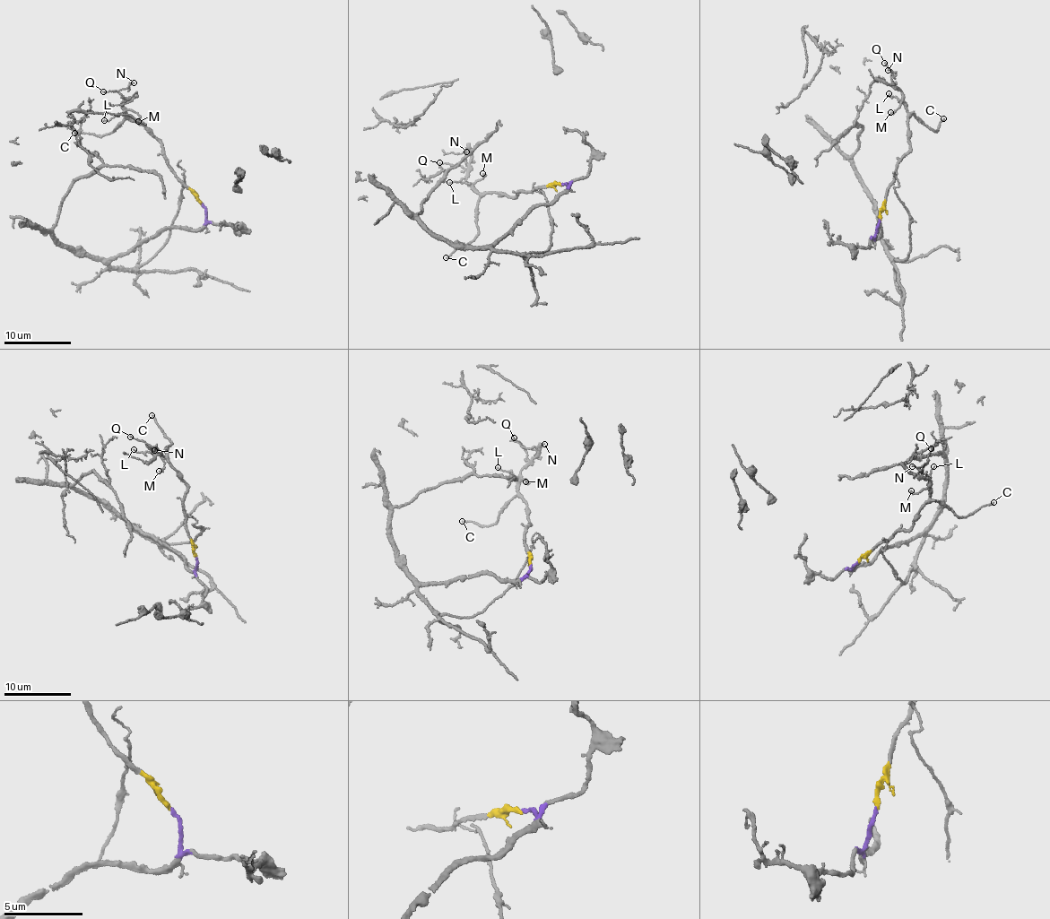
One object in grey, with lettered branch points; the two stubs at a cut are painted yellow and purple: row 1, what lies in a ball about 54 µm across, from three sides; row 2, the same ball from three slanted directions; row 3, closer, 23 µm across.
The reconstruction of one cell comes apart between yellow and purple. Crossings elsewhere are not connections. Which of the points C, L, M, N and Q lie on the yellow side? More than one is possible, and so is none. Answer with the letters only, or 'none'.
C, L, M, N, Q

